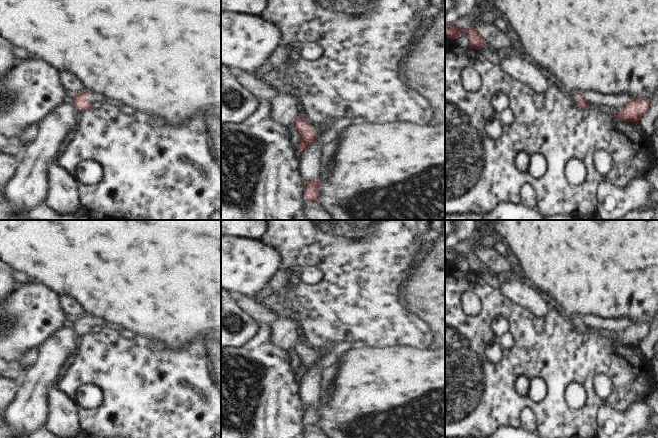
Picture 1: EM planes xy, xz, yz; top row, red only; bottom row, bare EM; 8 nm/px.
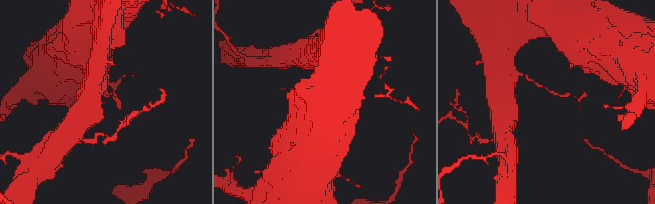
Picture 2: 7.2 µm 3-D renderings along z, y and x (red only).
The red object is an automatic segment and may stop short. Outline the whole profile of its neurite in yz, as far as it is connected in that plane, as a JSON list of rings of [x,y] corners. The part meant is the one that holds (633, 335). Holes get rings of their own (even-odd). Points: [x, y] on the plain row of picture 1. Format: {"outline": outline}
{"outline": [[[632,321],[617,339],[610,339],[625,346],[633,346],[639,348],[641,341],[648,335],[650,329],[651,328],[649,323],[645,321]]]}

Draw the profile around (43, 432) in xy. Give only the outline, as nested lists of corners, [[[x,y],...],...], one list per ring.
[[[44,425],[38,428],[35,432],[33,432],[29,438],[61,438],[61,437],[52,432],[48,426]]]

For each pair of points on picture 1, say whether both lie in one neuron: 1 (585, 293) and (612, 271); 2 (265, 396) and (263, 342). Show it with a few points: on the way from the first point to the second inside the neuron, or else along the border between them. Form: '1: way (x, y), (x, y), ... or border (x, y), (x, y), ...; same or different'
1: way (592, 289), (605, 276); same
2: way (265, 383), (267, 368), (263, 362), (263, 355); same

